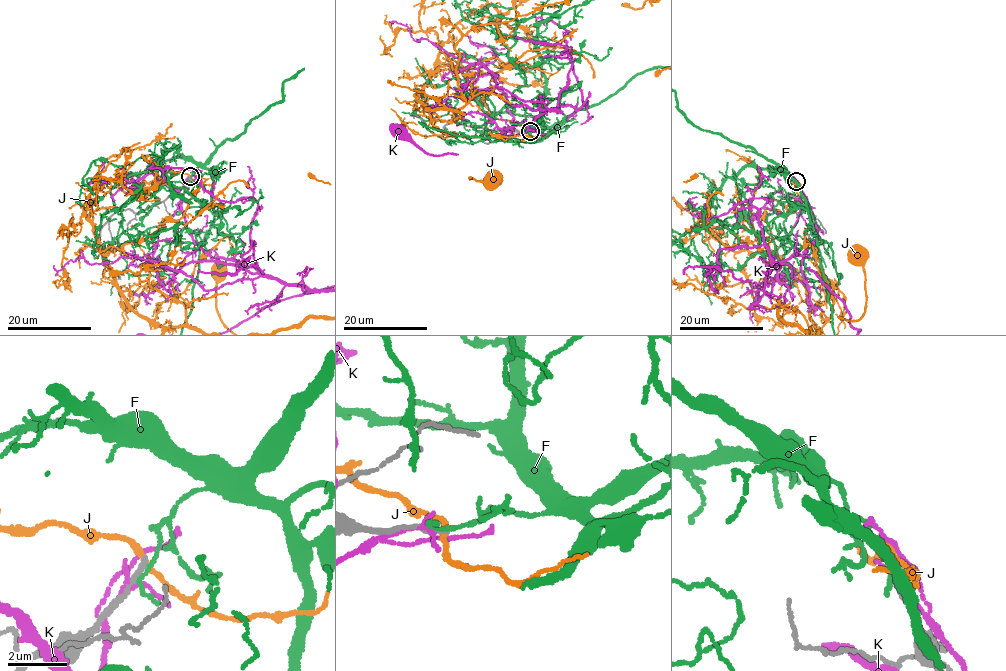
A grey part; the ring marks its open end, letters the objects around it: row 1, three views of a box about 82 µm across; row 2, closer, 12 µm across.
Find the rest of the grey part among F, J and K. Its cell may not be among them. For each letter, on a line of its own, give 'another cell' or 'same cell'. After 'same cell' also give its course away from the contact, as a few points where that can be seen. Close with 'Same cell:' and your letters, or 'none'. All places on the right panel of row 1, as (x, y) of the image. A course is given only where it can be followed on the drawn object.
F: another cell
J: another cell
K: another cell
Same cell: none

